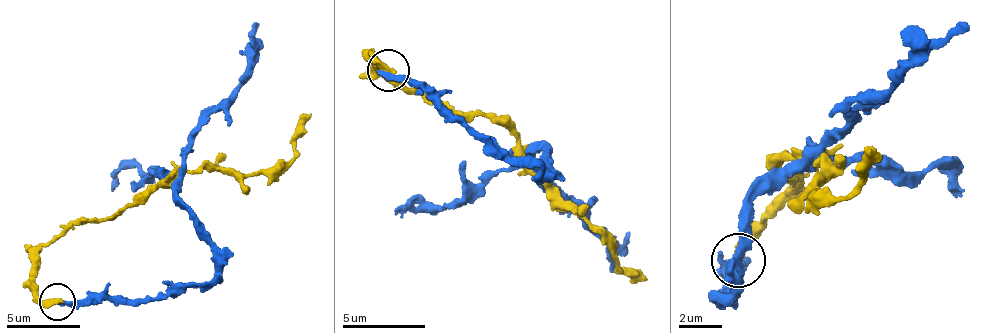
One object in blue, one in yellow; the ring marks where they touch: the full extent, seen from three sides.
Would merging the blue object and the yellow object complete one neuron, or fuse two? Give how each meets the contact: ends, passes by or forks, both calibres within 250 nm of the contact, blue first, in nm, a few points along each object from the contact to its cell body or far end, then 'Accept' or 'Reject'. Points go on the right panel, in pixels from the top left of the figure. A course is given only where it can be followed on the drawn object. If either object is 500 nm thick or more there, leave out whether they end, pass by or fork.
At the ring blue ends. At the ring yellow ends. Thickness 360 nm (blue) against 400 nm. Course of blue: (739, 262), (720, 274), (720, 298), (726, 292), (714, 298), (723, 291), (731, 255), (765, 188), (967, 22). Course of yellow: (739, 262), (797, 173), (777, 174), (788, 156), (816, 157), (824, 199), (856, 186), (872, 148). Reject

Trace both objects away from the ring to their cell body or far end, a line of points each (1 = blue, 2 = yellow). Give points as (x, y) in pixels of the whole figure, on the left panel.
1: (58, 302), (146, 303), (218, 274), (217, 248), (177, 195), (206, 115), (254, 55), (256, 21)
2: (58, 302), (47, 301), (36, 286), (40, 249), (84, 219), (119, 213), (180, 173), (280, 168), (310, 112)

